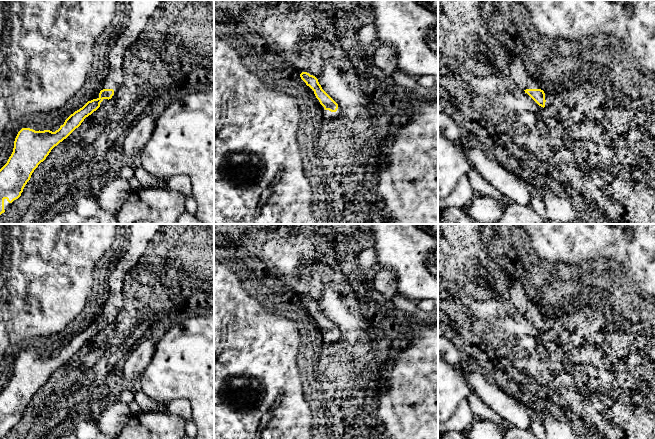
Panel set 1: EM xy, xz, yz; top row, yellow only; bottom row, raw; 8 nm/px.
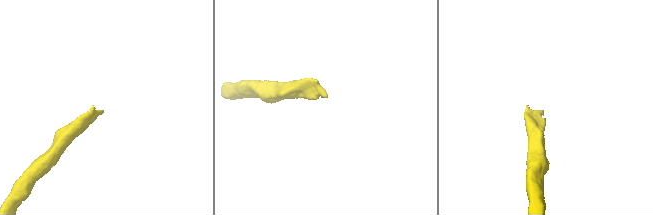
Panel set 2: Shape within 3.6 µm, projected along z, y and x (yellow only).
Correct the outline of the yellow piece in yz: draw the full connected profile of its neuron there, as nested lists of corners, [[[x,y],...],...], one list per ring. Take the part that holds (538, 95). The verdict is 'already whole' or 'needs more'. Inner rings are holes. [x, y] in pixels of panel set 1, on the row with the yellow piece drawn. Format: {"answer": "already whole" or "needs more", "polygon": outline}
{"answer": "needs more", "polygon": [[[538,33],[516,43],[516,55],[510,62],[512,80],[527,93],[539,106],[552,104],[560,88],[560,49],[548,37]]]}

